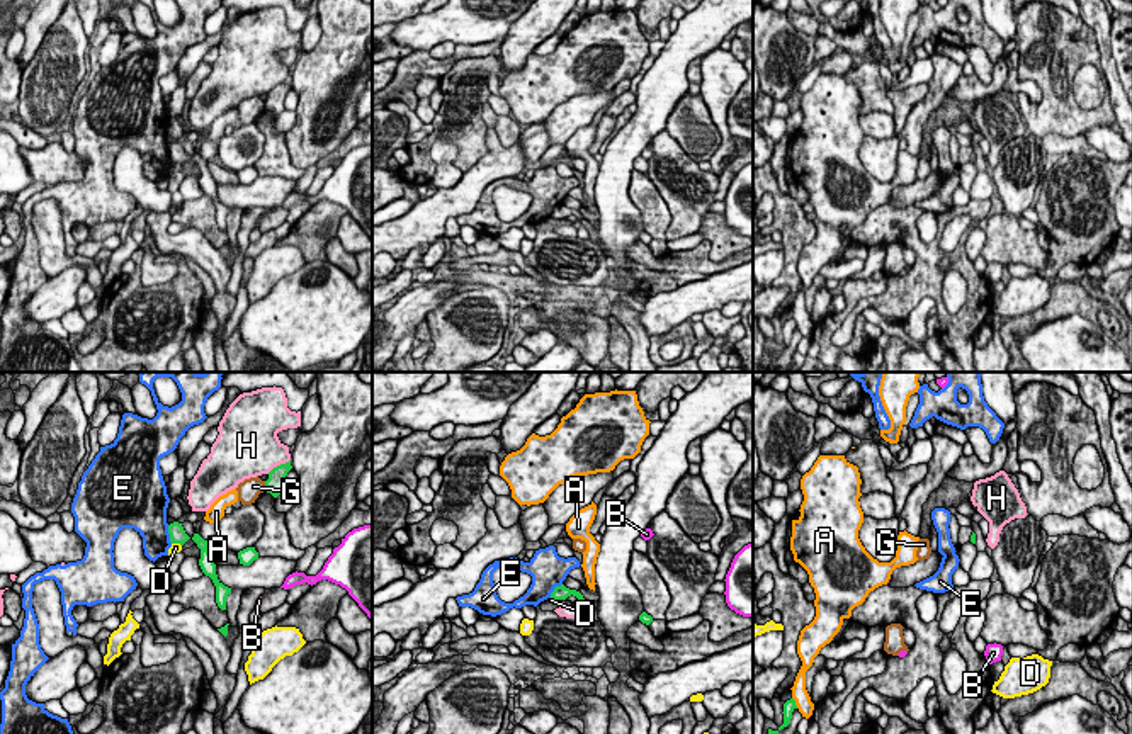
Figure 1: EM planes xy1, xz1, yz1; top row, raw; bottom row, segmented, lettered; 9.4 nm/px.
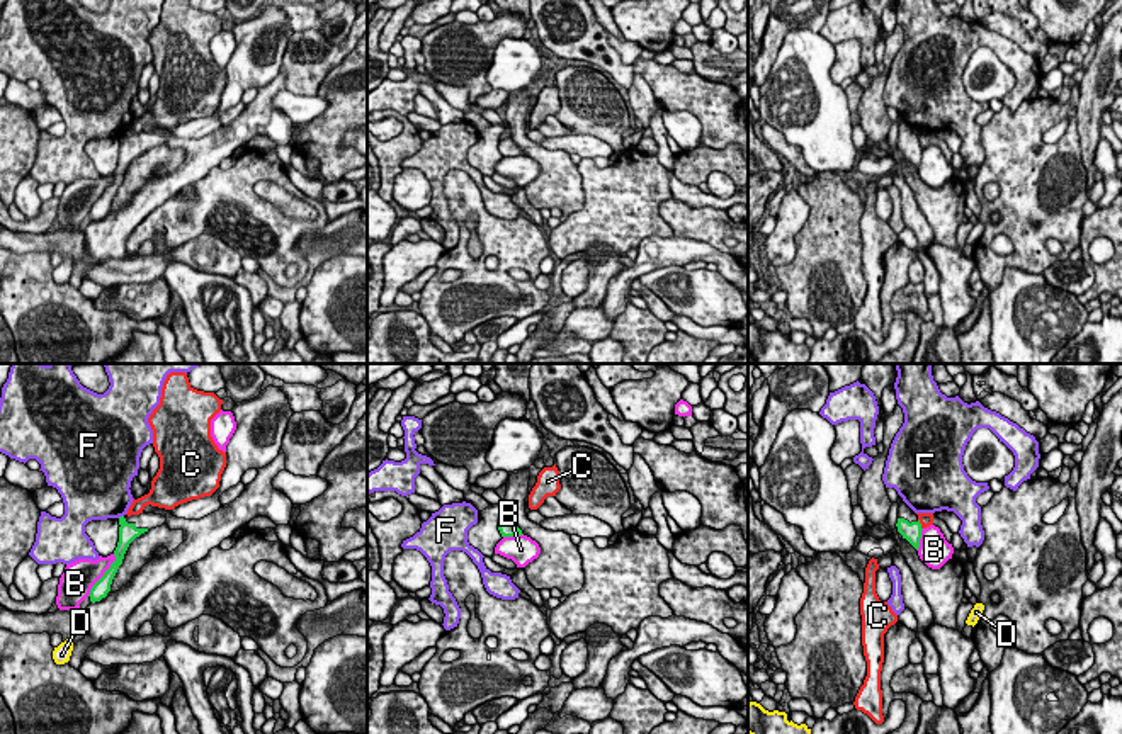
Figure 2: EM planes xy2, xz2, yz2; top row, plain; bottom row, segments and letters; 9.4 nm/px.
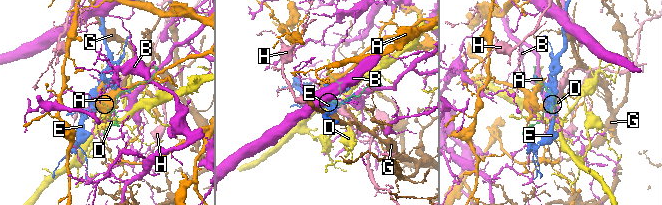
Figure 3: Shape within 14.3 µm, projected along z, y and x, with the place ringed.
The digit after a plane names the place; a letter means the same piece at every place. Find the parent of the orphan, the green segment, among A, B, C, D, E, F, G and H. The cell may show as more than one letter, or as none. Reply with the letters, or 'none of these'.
none of these

